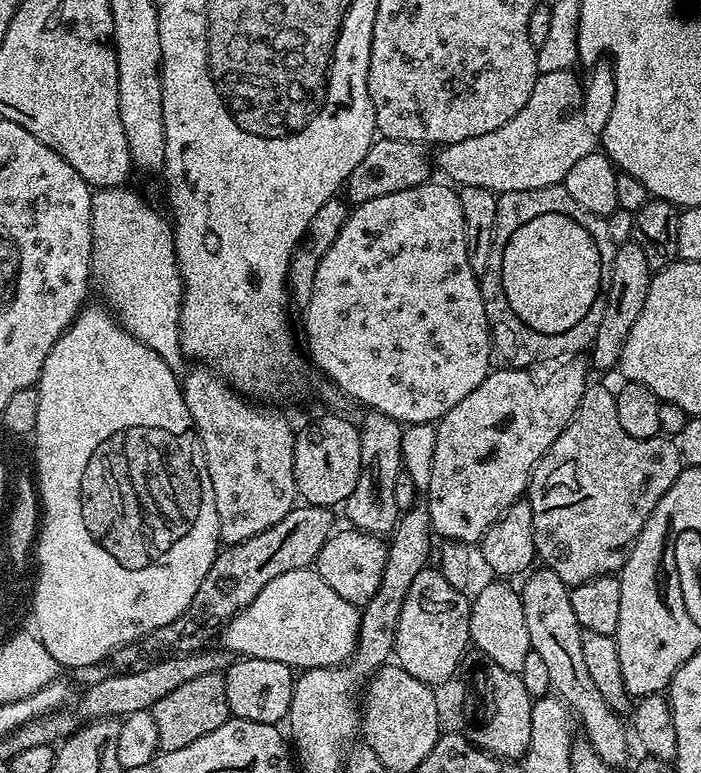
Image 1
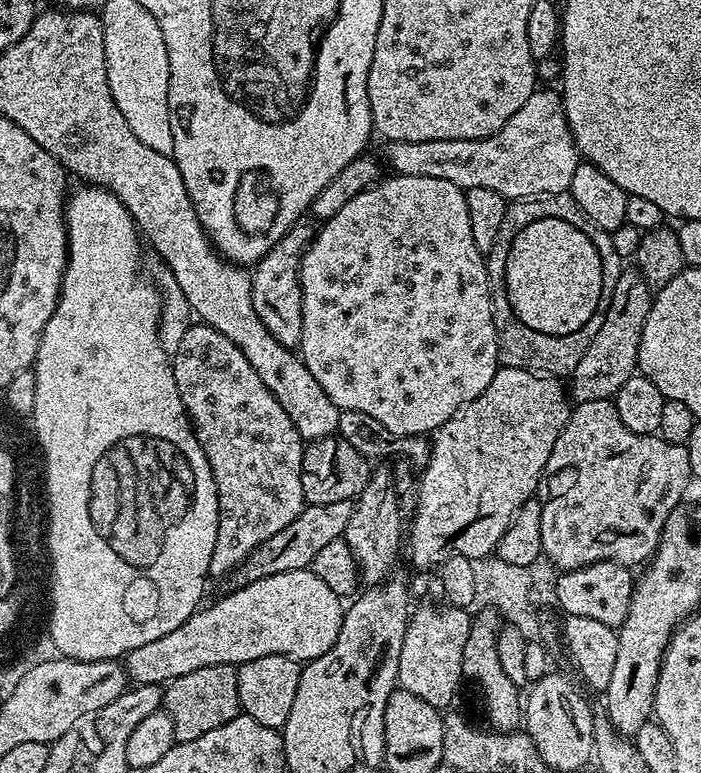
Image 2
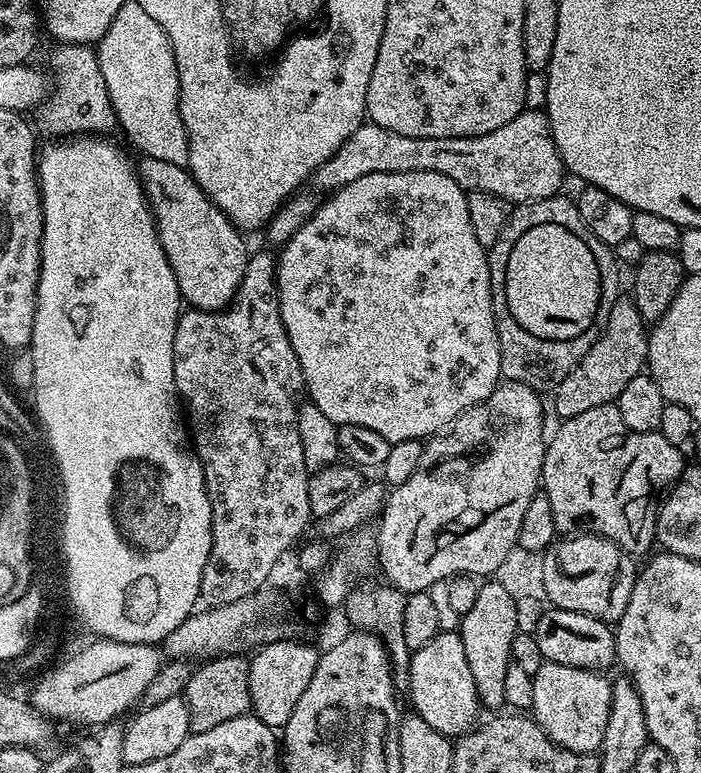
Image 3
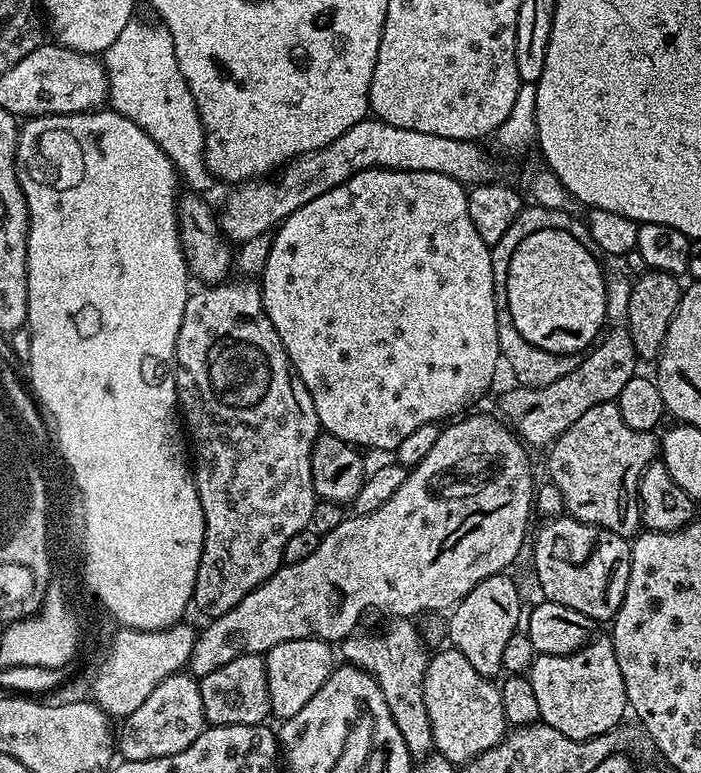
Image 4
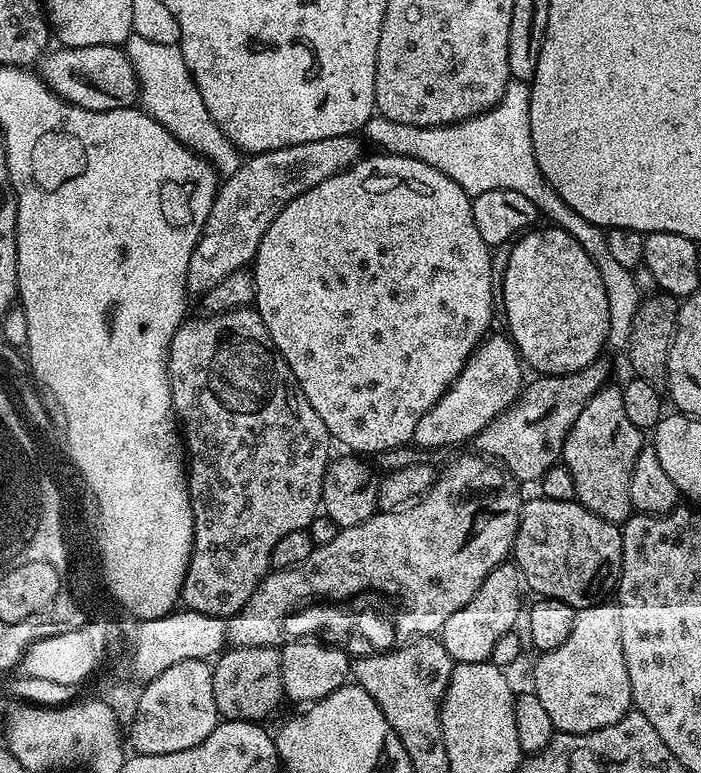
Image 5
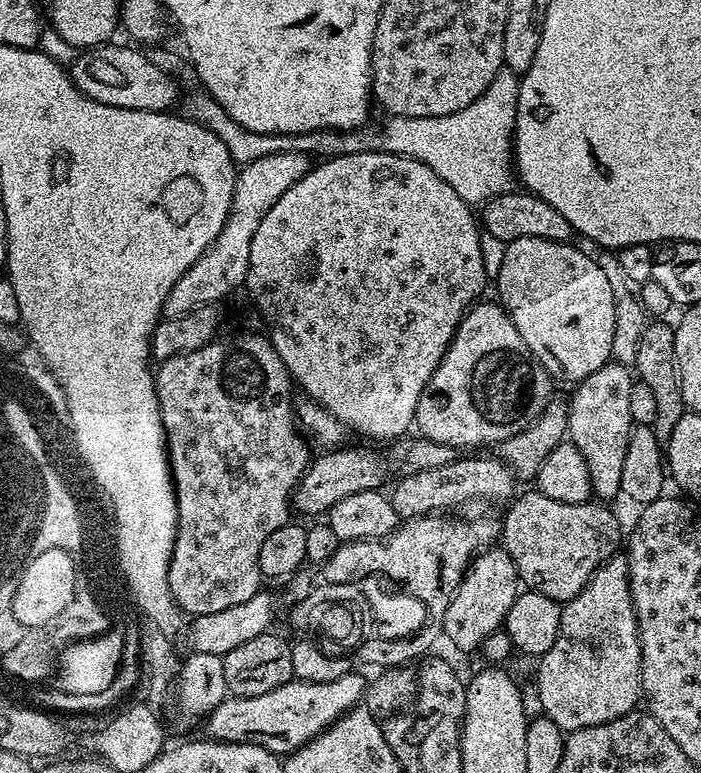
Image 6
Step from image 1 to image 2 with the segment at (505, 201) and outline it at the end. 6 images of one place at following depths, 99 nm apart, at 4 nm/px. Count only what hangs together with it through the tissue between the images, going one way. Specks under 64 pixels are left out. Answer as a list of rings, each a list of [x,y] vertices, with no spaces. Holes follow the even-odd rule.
[[[560,192],[557,196],[541,196],[539,198],[529,198],[509,203],[506,214],[502,218],[502,230],[498,230],[498,242],[486,253],[486,263],[488,265],[488,281],[492,291],[492,313],[494,314],[494,326],[496,327],[496,339],[500,341],[500,364],[510,368],[522,368],[522,362],[532,360],[532,348],[530,348],[530,326],[526,326],[514,314],[514,310],[508,301],[508,291],[506,290],[506,258],[510,254],[510,246],[514,238],[530,222],[538,222],[538,218],[562,218],[570,222],[570,226],[578,226],[590,242],[598,250],[598,258],[602,262],[602,278],[604,279],[605,289],[611,290],[618,282],[622,265],[620,265],[620,252],[616,249],[613,237],[606,230],[594,226],[586,214],[582,214],[582,206],[574,202],[574,198],[568,192]]]

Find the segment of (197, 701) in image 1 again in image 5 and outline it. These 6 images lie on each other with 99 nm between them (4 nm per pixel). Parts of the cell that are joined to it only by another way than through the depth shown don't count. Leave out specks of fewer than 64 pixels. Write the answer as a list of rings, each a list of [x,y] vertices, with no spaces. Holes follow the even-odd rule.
[[[276,646],[229,647],[212,664],[214,702],[224,720],[267,721],[267,716],[285,699],[282,658]]]

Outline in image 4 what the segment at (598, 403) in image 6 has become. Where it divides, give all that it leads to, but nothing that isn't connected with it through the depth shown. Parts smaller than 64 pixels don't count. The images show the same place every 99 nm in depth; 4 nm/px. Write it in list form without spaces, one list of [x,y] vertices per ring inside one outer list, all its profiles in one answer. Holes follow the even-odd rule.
[[[614,402],[599,404],[586,410],[586,414],[582,414],[582,418],[578,418],[578,422],[570,426],[570,430],[557,438],[550,445],[548,454],[547,479],[558,486],[558,490],[562,490],[562,502],[567,515],[587,524],[597,524],[598,527],[625,538],[631,538],[641,531],[640,476],[646,466],[658,456],[658,440],[652,432],[630,430],[630,426],[622,422],[622,414]]]

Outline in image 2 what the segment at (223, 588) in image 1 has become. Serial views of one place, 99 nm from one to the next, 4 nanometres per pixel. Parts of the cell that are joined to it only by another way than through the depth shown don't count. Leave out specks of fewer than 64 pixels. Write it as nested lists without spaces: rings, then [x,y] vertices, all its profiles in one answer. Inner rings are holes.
[[[353,501],[327,503],[326,505],[305,506],[294,522],[283,530],[278,530],[271,538],[266,538],[262,546],[258,546],[249,556],[244,559],[243,564],[234,573],[235,583],[245,585],[254,582],[255,579],[266,578],[268,575],[280,574],[282,571],[294,571],[307,569],[313,562],[314,557],[319,554],[329,542],[341,539],[350,523]]]

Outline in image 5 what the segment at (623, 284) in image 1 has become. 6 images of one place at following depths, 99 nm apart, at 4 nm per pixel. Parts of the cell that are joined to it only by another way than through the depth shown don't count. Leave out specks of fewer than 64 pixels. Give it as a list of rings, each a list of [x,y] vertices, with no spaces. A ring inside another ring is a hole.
[[[604,358],[595,360],[590,366],[565,376],[541,375],[536,378],[540,380],[534,381],[533,384],[531,381],[520,393],[519,398],[501,416],[494,418],[494,422],[490,422],[490,426],[486,426],[476,435],[475,451],[503,466],[508,475],[517,481],[539,481],[540,477],[546,474],[546,470],[561,459],[568,432],[574,426],[574,422],[578,422],[578,414],[582,414],[586,402],[590,398],[594,398],[594,394],[599,388],[605,387],[609,383],[606,360]]]

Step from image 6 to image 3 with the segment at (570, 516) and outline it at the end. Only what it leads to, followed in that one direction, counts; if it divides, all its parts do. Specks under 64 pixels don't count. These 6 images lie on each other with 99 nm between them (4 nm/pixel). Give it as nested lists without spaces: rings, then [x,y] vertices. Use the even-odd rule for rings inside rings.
[[[568,534],[557,539],[542,553],[542,583],[546,585],[549,605],[562,610],[574,610],[578,614],[590,614],[609,622],[619,620],[622,610],[626,610],[626,602],[630,602],[630,590],[634,590],[637,571],[637,561],[604,536]]]

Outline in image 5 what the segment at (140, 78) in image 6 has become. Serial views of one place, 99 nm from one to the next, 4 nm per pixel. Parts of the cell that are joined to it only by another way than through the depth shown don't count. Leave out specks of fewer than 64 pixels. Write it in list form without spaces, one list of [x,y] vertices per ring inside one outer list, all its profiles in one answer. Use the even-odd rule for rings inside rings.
[[[107,44],[57,49],[49,51],[38,64],[39,79],[51,95],[61,96],[66,104],[77,104],[85,112],[118,112],[137,103],[136,75],[123,47]]]

